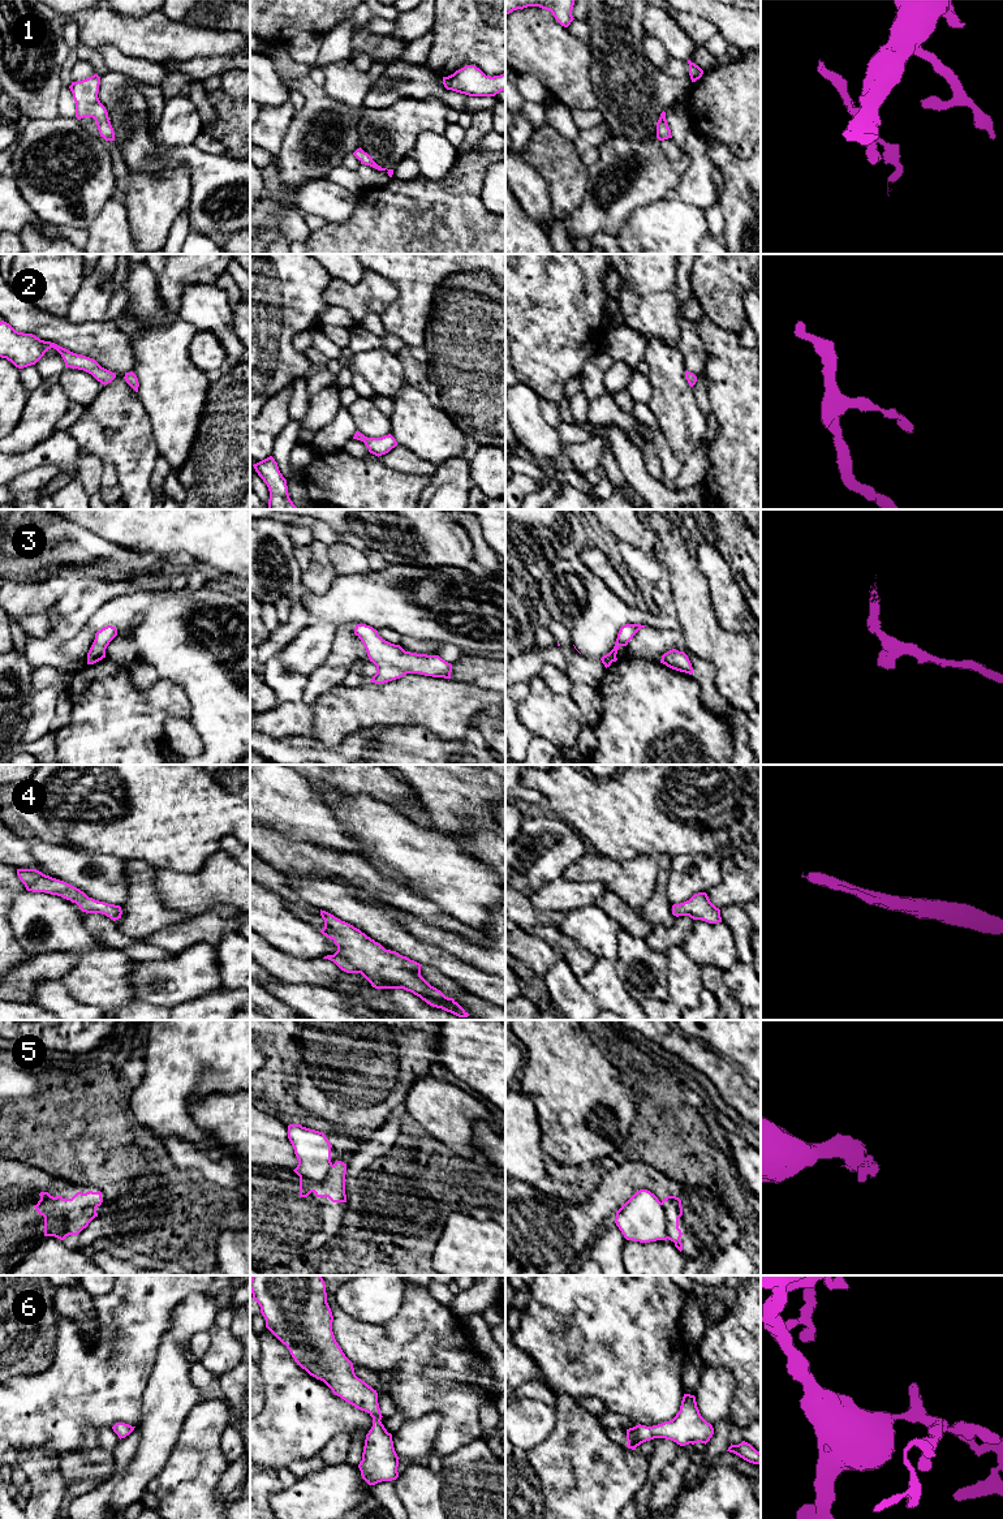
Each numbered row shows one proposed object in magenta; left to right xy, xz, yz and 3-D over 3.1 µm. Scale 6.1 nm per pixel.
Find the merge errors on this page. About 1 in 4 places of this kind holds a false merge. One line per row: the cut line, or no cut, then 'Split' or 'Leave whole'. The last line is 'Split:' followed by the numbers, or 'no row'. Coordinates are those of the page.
1: No split. Leave whole
2: No split. Leave whole
3: No split. Leave whole
4: No split. Leave whole
5: Split along xz (332, 1165), (328, 1173), (319, 1180), (300, 1177). Split
6: No split. Leave whole
Split: 5

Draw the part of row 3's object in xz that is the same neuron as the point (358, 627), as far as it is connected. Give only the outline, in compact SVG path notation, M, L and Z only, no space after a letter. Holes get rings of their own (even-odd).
M357 624L354 634L363 644L370 662L376 666L371 683L384 684L406 674L451 679L452 664L439 655L405 651L400 645L383 640L376 629L366 624Z

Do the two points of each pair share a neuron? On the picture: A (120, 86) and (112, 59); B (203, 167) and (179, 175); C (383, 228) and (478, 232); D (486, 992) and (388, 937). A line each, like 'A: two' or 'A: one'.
A: two
B: two
C: one
D: one

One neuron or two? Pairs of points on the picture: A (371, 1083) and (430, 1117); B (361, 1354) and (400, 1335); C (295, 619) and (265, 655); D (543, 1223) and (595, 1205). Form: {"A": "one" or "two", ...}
{"A": "two", "B": "one", "C": "one", "D": "one"}

